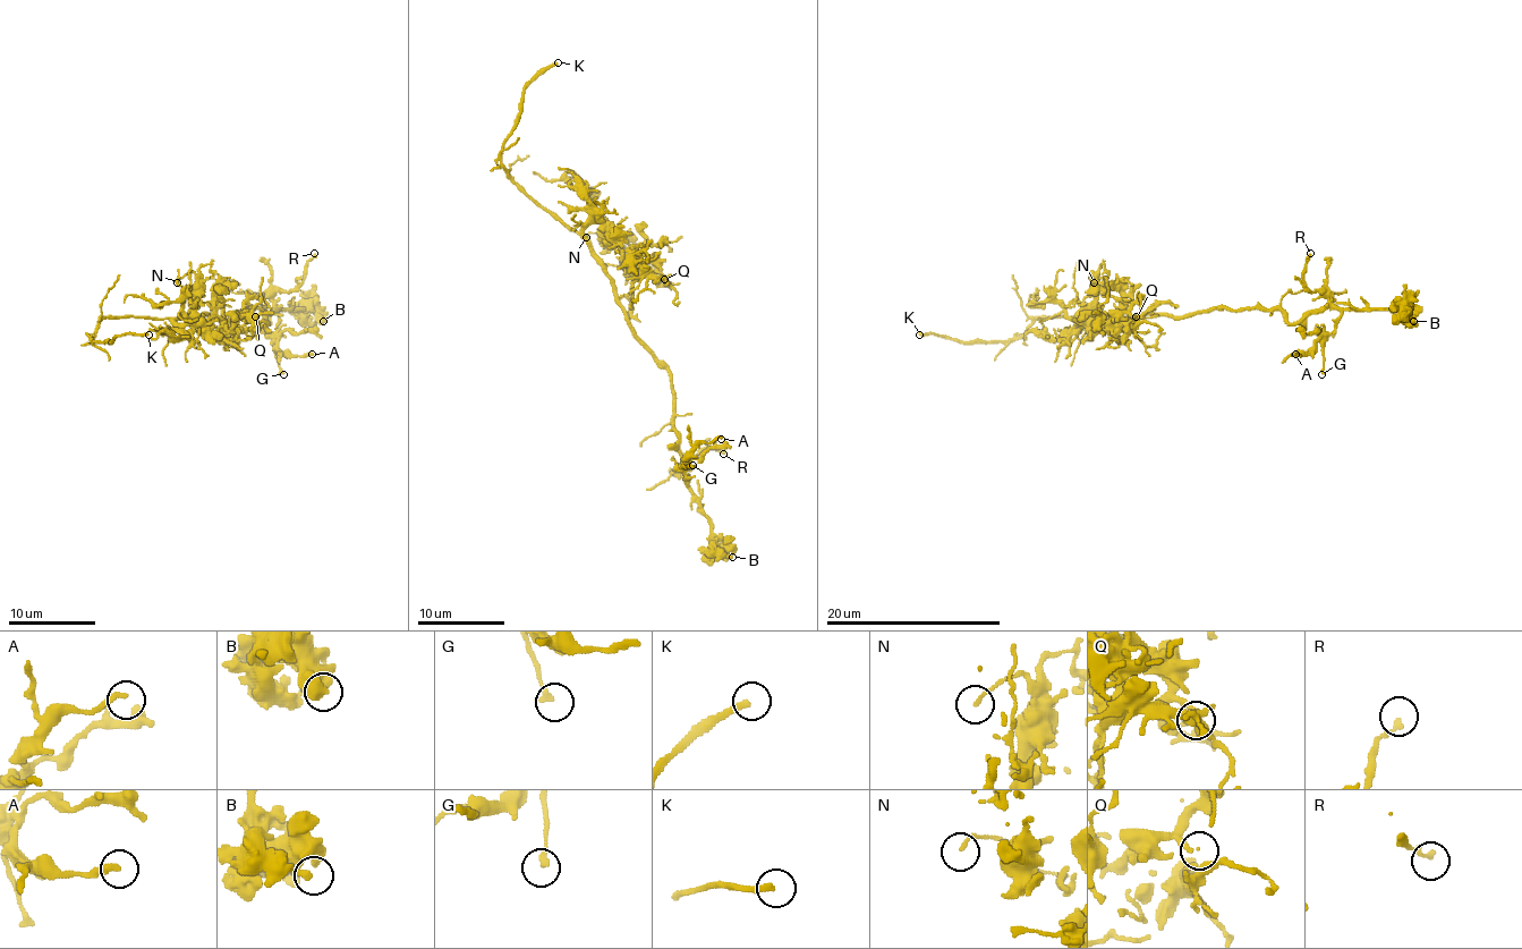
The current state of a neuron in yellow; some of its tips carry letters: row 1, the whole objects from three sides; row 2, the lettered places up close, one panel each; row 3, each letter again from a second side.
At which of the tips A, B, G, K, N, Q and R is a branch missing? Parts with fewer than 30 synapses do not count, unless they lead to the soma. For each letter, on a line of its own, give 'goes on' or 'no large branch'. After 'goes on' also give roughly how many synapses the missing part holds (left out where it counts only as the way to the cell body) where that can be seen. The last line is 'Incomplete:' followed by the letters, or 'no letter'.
A: no large branch
B: no large branch
G: no large branch
K: goes on
N: no large branch
Q: no large branch
R: no large branch
Incomplete: K

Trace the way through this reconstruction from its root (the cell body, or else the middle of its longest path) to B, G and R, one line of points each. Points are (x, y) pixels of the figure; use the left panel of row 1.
B: (210, 314), (264, 308), (269, 323), (275, 308), (302, 308), (312, 323), (323, 321)
G: (210, 314), (220, 316), (247, 308), (264, 308), (264, 319), (269, 323), (275, 308), (275, 358), (283, 374)
R: (210, 314), (264, 308), (269, 323), (273, 295), (292, 290), (314, 253)

